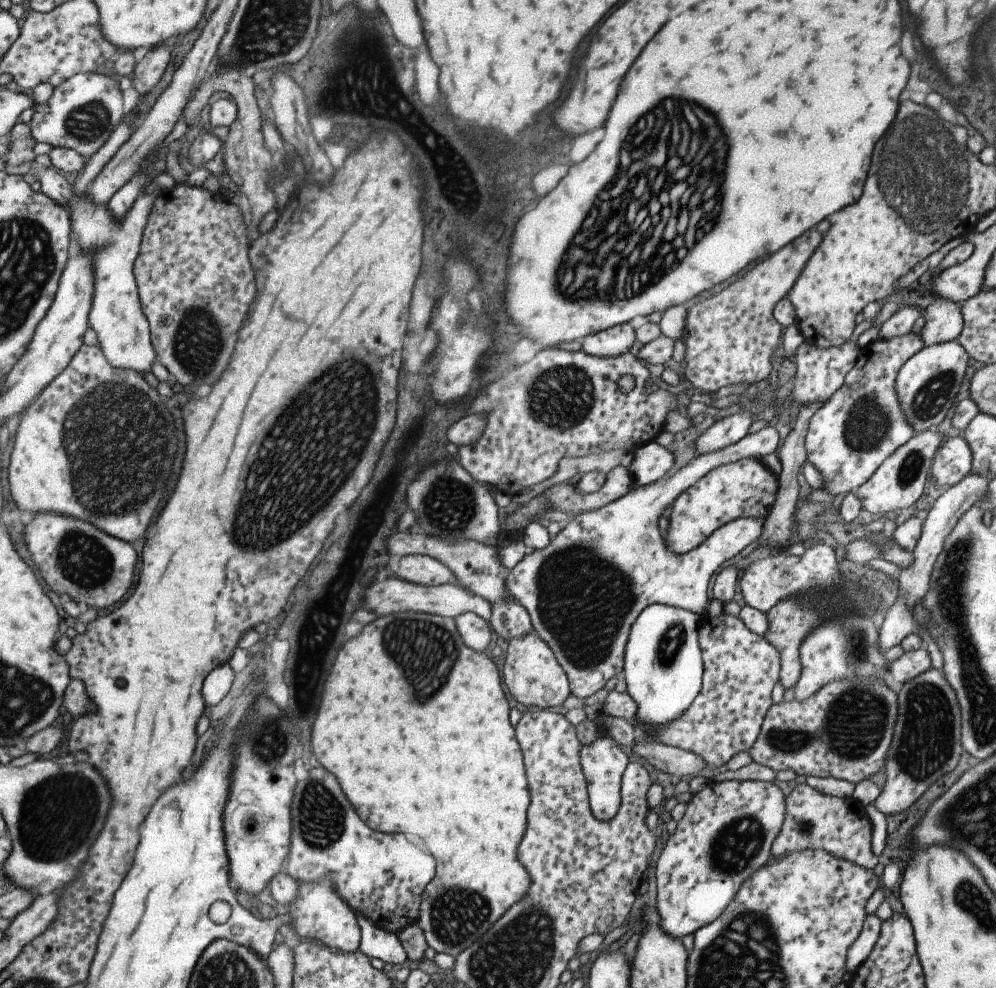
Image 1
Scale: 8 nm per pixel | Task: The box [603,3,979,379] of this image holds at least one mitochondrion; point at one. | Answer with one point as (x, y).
(929, 196)

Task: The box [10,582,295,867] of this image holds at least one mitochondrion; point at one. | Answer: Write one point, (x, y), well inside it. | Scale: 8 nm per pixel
(39, 828)

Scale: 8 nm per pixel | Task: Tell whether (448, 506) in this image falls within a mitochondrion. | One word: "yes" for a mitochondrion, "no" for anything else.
yes

